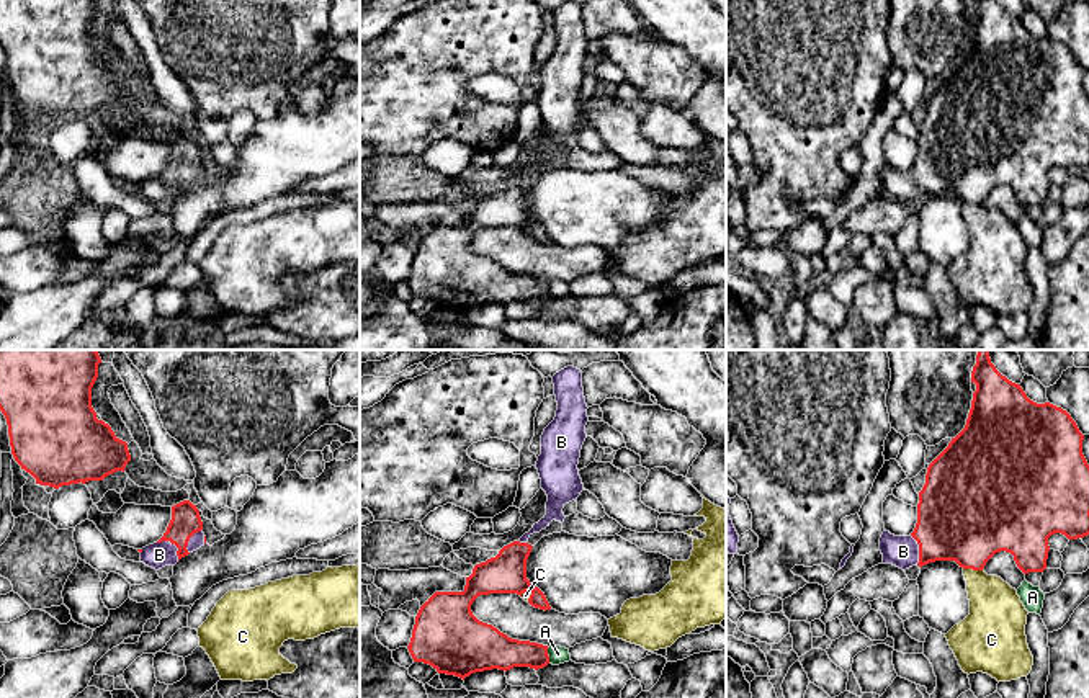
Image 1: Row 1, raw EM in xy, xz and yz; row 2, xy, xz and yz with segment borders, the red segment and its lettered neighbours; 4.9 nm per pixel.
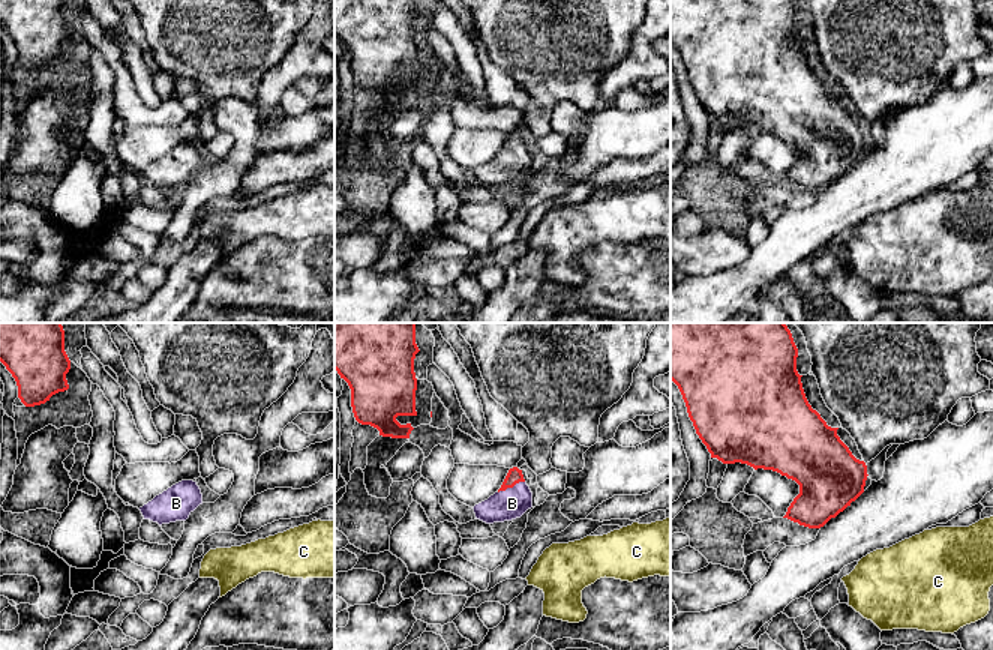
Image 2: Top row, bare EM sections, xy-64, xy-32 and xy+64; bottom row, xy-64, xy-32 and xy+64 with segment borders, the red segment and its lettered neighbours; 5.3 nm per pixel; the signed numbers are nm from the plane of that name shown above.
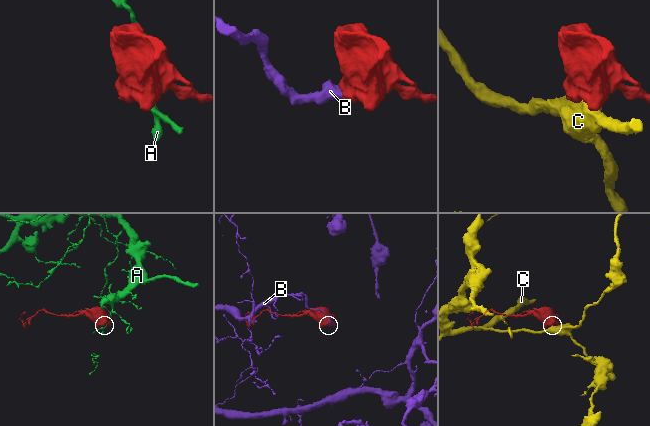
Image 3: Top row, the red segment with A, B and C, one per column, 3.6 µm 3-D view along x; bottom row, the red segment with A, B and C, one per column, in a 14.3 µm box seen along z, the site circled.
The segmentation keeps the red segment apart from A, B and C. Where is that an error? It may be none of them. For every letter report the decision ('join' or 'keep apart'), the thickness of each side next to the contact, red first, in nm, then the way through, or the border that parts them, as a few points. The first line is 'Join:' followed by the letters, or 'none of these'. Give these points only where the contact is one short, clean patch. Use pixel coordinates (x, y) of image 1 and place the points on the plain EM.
Join: B
A: keep apart; calibres 180 and 90 nm
B: join; calibres 150 and 130 nm; way xy (185, 156), (185, 165), (174, 177), (159, 188)
C: keep apart; calibres 440 and 280 nm; border yz (963, 201), (981, 205)

